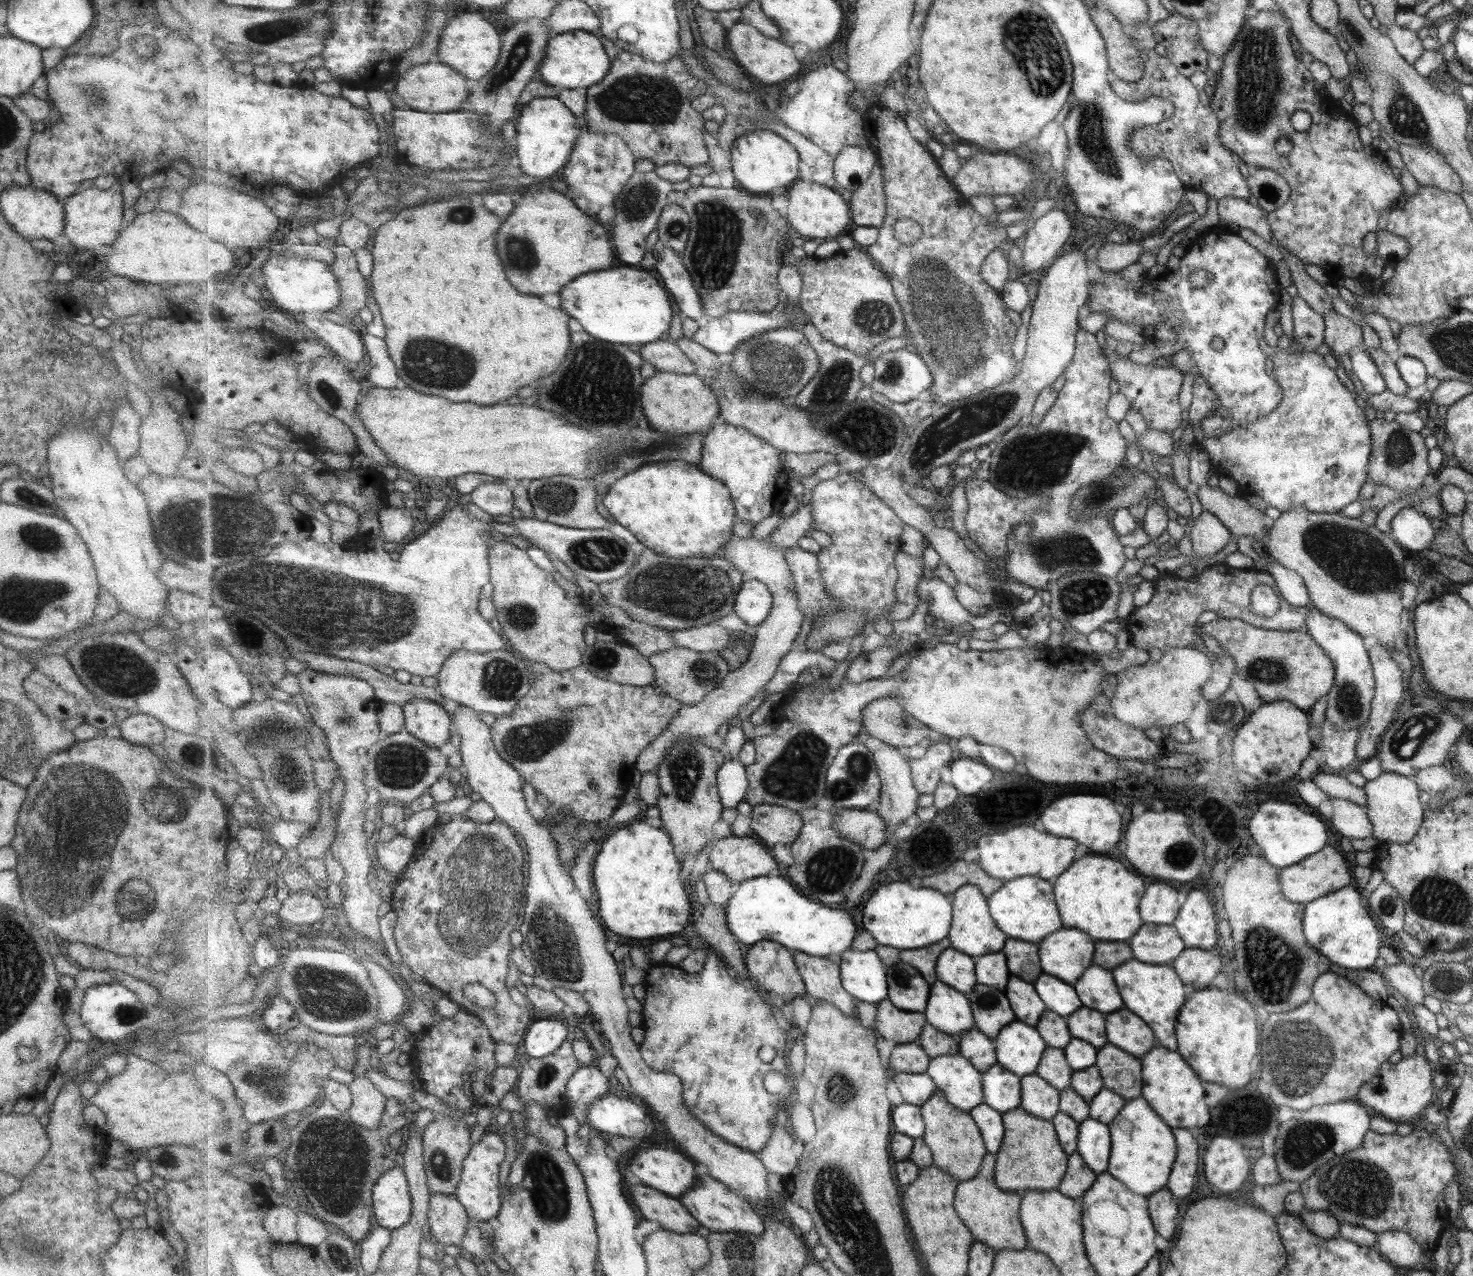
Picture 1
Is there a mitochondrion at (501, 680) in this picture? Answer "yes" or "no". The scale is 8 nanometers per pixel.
yes

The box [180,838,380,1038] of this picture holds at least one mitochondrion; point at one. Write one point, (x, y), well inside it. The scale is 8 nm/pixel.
(329, 993)

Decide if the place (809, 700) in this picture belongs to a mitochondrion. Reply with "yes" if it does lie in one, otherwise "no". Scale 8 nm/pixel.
no

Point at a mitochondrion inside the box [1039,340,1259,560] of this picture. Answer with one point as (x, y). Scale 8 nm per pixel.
(1097, 497)

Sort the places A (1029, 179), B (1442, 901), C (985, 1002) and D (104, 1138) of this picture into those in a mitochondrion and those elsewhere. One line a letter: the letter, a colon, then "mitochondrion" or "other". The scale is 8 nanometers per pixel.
A: other
B: mitochondrion
C: mitochondrion
D: other

